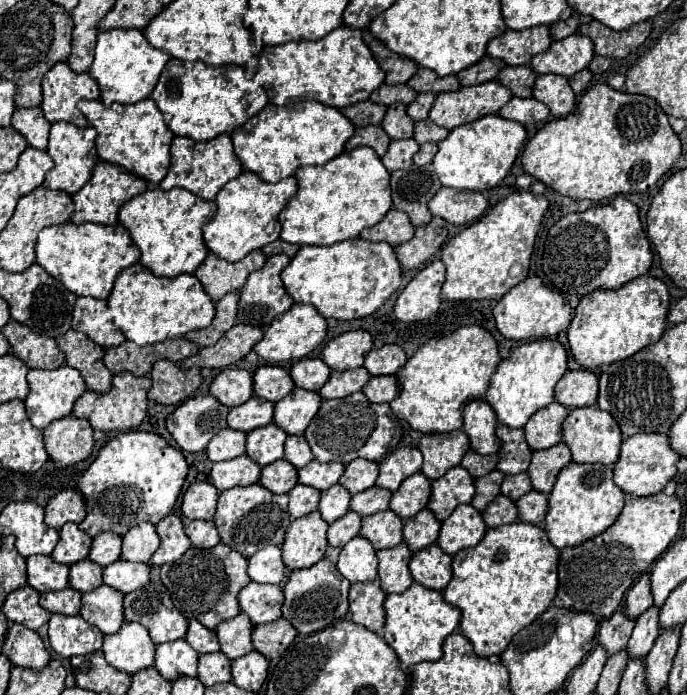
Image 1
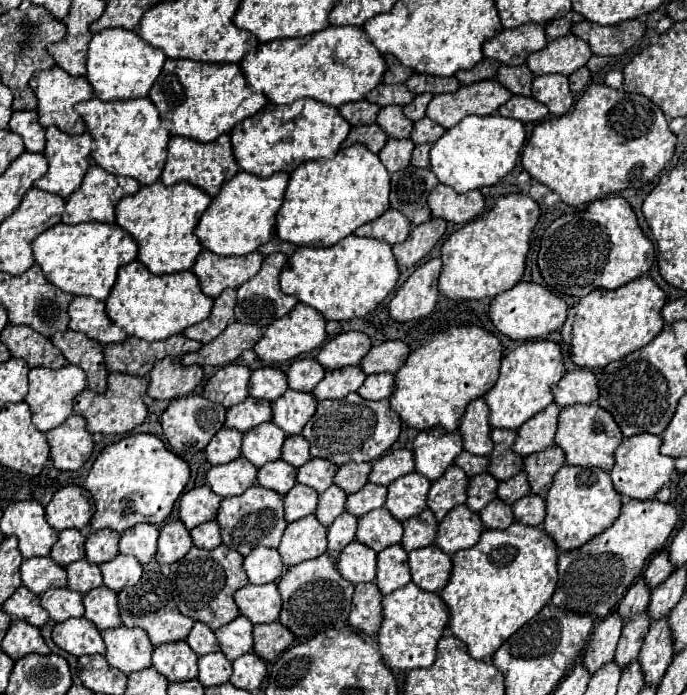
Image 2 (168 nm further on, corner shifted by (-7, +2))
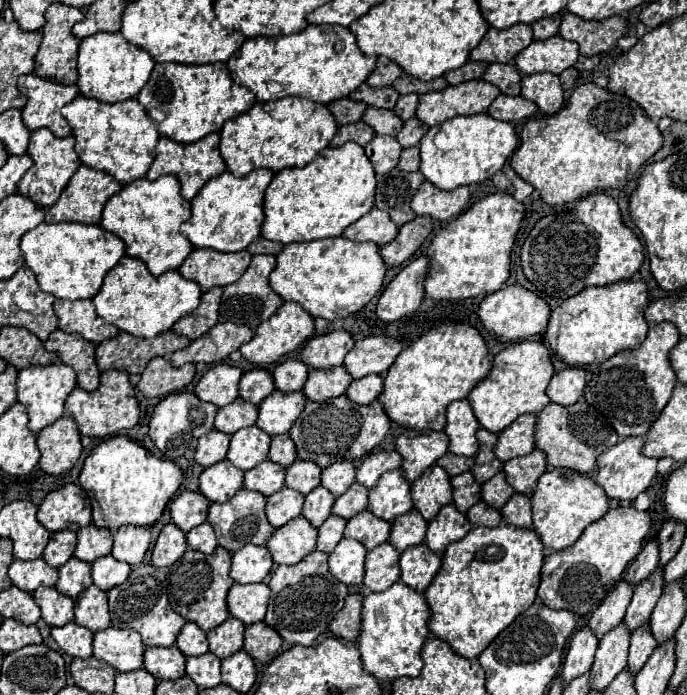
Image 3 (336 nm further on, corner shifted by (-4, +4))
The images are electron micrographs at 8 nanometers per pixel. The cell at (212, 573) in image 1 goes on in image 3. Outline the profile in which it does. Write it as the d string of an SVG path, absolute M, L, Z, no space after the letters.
M216 548L216 552L204 556L194 550L186 550L180 560L172 564L168 570L168 584L170 584L170 606L176 614L186 618L188 622L198 624L204 632L220 626L230 614L226 608L226 594L234 584L230 578L230 552L224 548Z

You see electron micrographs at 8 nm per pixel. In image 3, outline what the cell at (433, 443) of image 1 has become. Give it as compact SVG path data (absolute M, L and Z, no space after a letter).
M406 430L396 438L396 450L402 456L402 474L414 482L426 468L448 452L448 436L444 432L414 432Z

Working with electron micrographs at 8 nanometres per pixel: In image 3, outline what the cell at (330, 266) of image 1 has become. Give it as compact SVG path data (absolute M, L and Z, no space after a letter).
M344 236L292 242L276 256L276 268L270 274L270 288L282 298L302 304L312 318L346 318L366 306L382 288L386 274L380 248L370 242L352 242Z

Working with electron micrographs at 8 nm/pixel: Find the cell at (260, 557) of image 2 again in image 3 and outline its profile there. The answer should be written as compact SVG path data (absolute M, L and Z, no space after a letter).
M246 544L232 554L230 576L238 584L252 584L252 582L262 582L272 568L274 568L274 562L266 546Z

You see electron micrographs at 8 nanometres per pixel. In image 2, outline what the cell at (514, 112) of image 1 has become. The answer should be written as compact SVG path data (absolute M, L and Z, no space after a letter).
M511 96L511 100L499 108L499 114L507 118L517 118L521 122L537 122L549 116L549 108L535 98Z

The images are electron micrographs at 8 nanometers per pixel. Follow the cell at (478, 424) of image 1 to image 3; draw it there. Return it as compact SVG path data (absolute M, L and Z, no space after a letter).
M466 400L452 402L446 408L446 428L444 432L450 438L448 450L460 456L474 456L478 450L478 440L476 440L476 430L480 428L470 404Z

